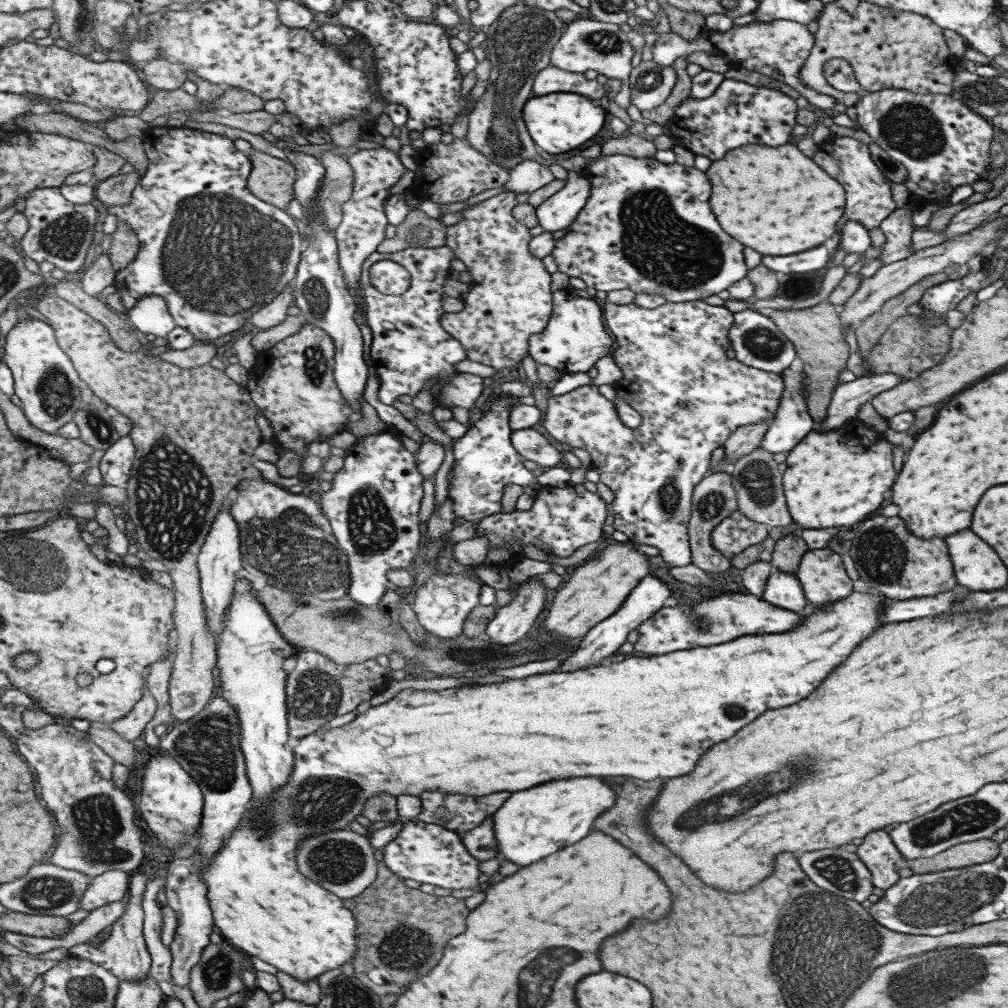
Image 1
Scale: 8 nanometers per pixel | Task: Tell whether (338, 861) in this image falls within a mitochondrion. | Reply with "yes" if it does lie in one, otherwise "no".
yes

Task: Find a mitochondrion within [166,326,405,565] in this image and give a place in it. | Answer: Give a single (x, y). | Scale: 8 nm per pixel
(315, 366)

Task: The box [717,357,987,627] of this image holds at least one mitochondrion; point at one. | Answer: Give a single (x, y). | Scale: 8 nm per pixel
(882, 556)

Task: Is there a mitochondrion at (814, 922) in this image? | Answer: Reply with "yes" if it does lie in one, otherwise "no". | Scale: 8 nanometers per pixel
yes

